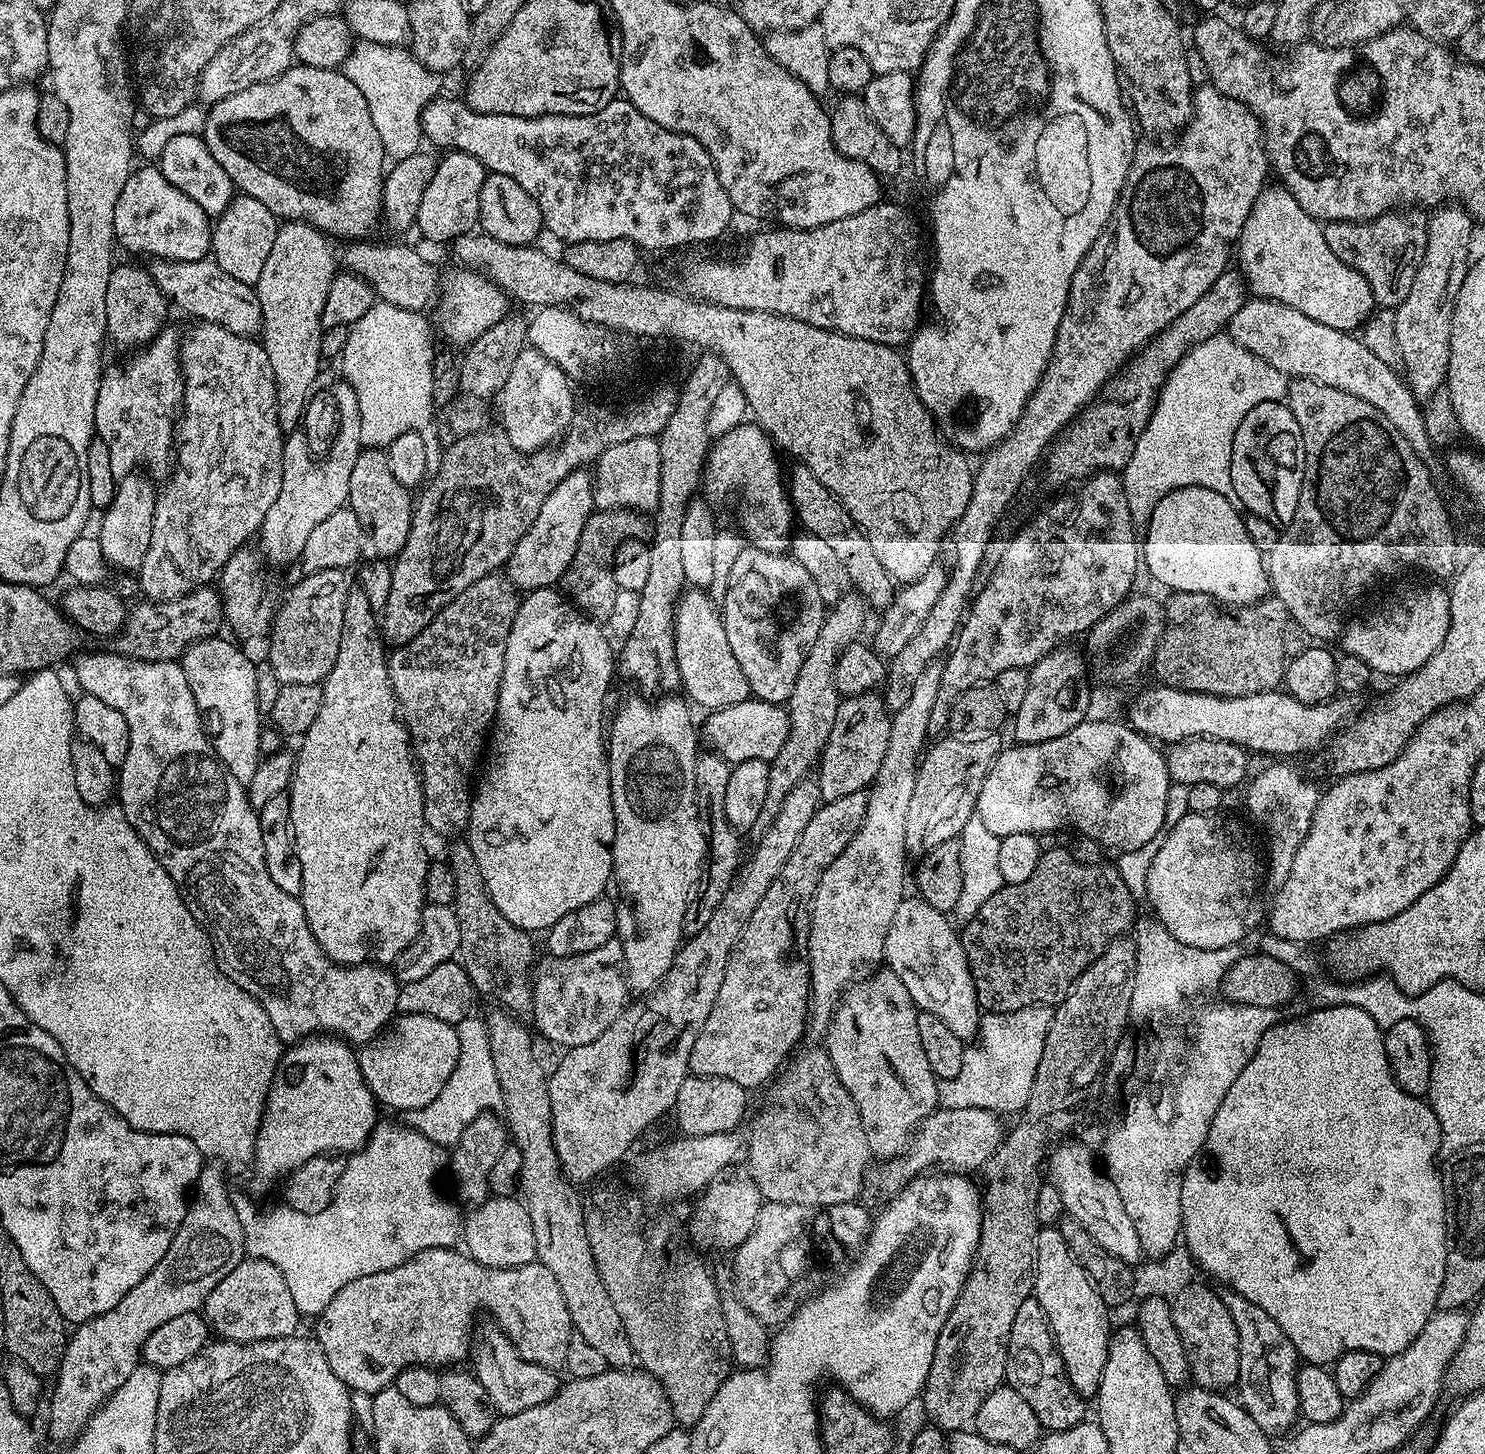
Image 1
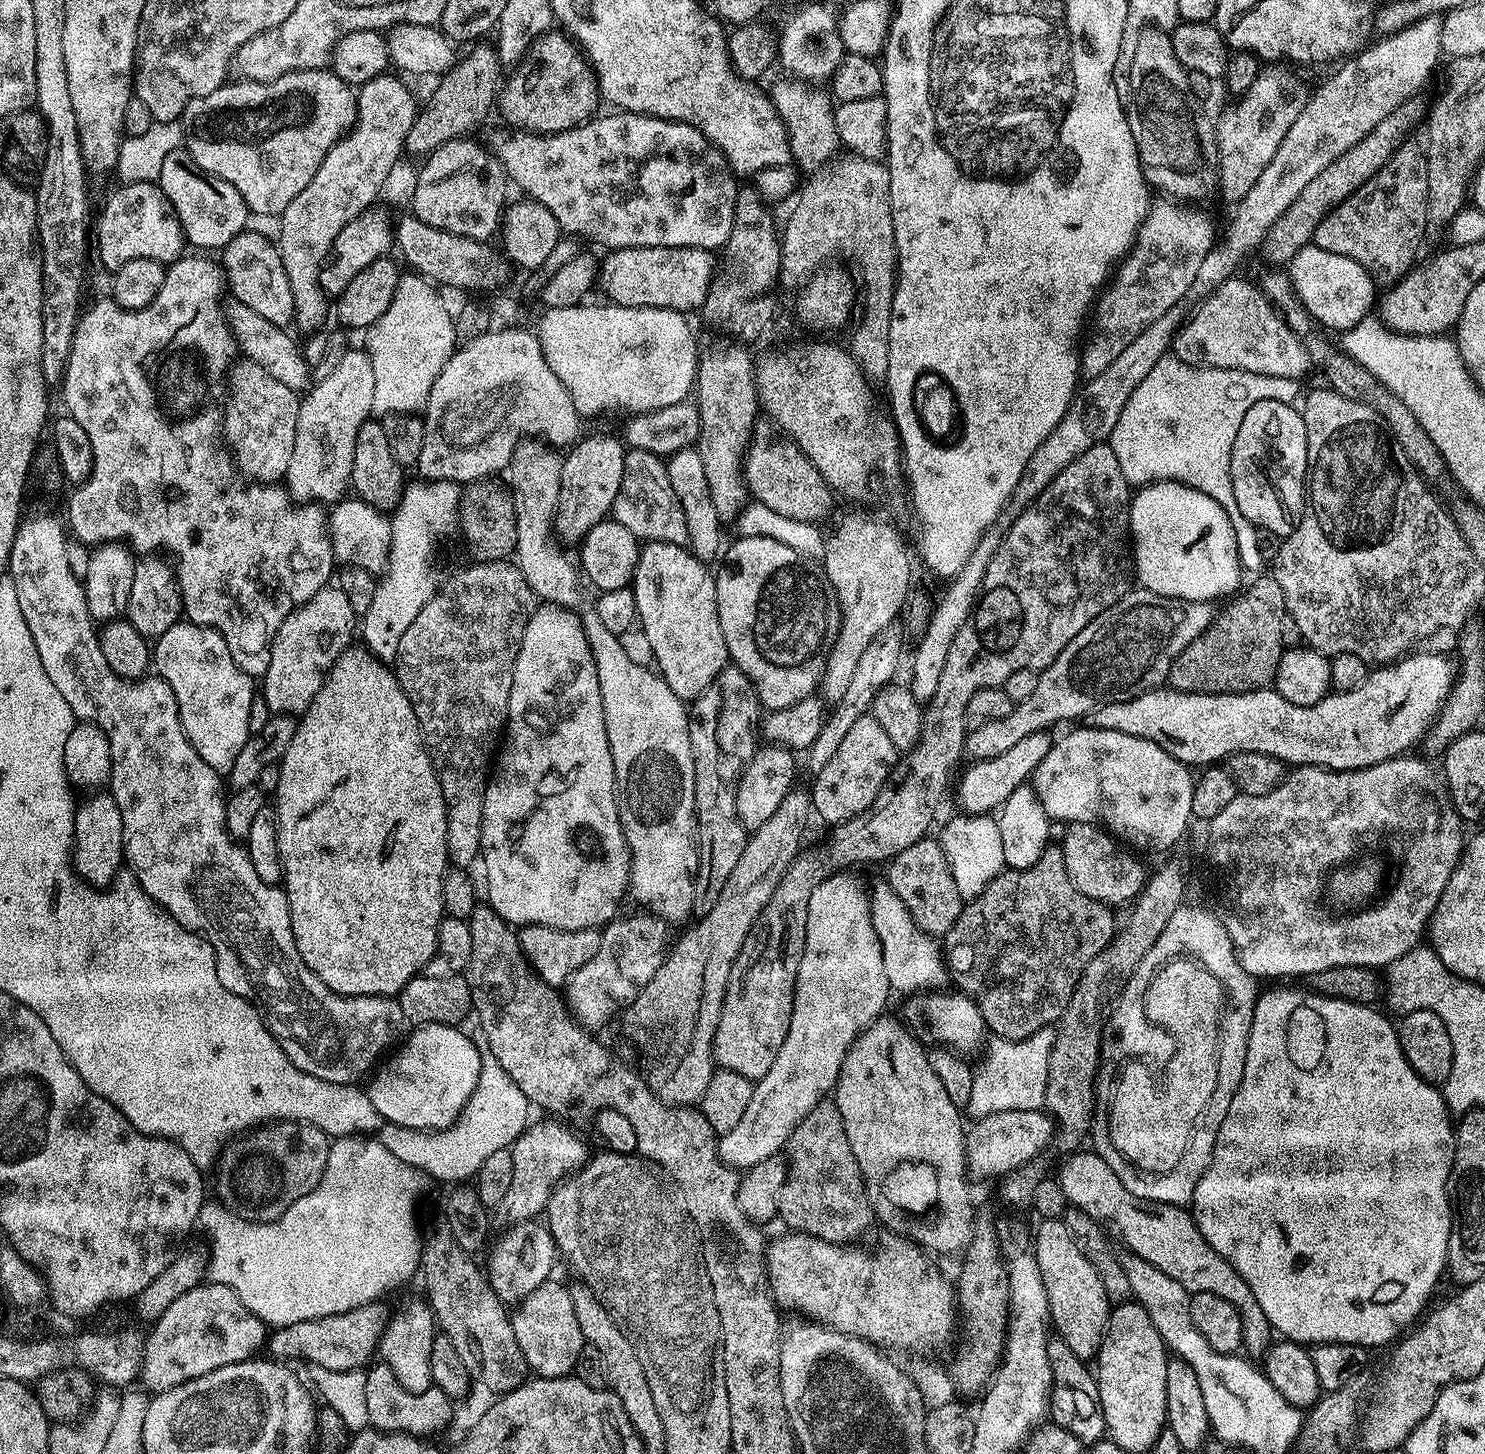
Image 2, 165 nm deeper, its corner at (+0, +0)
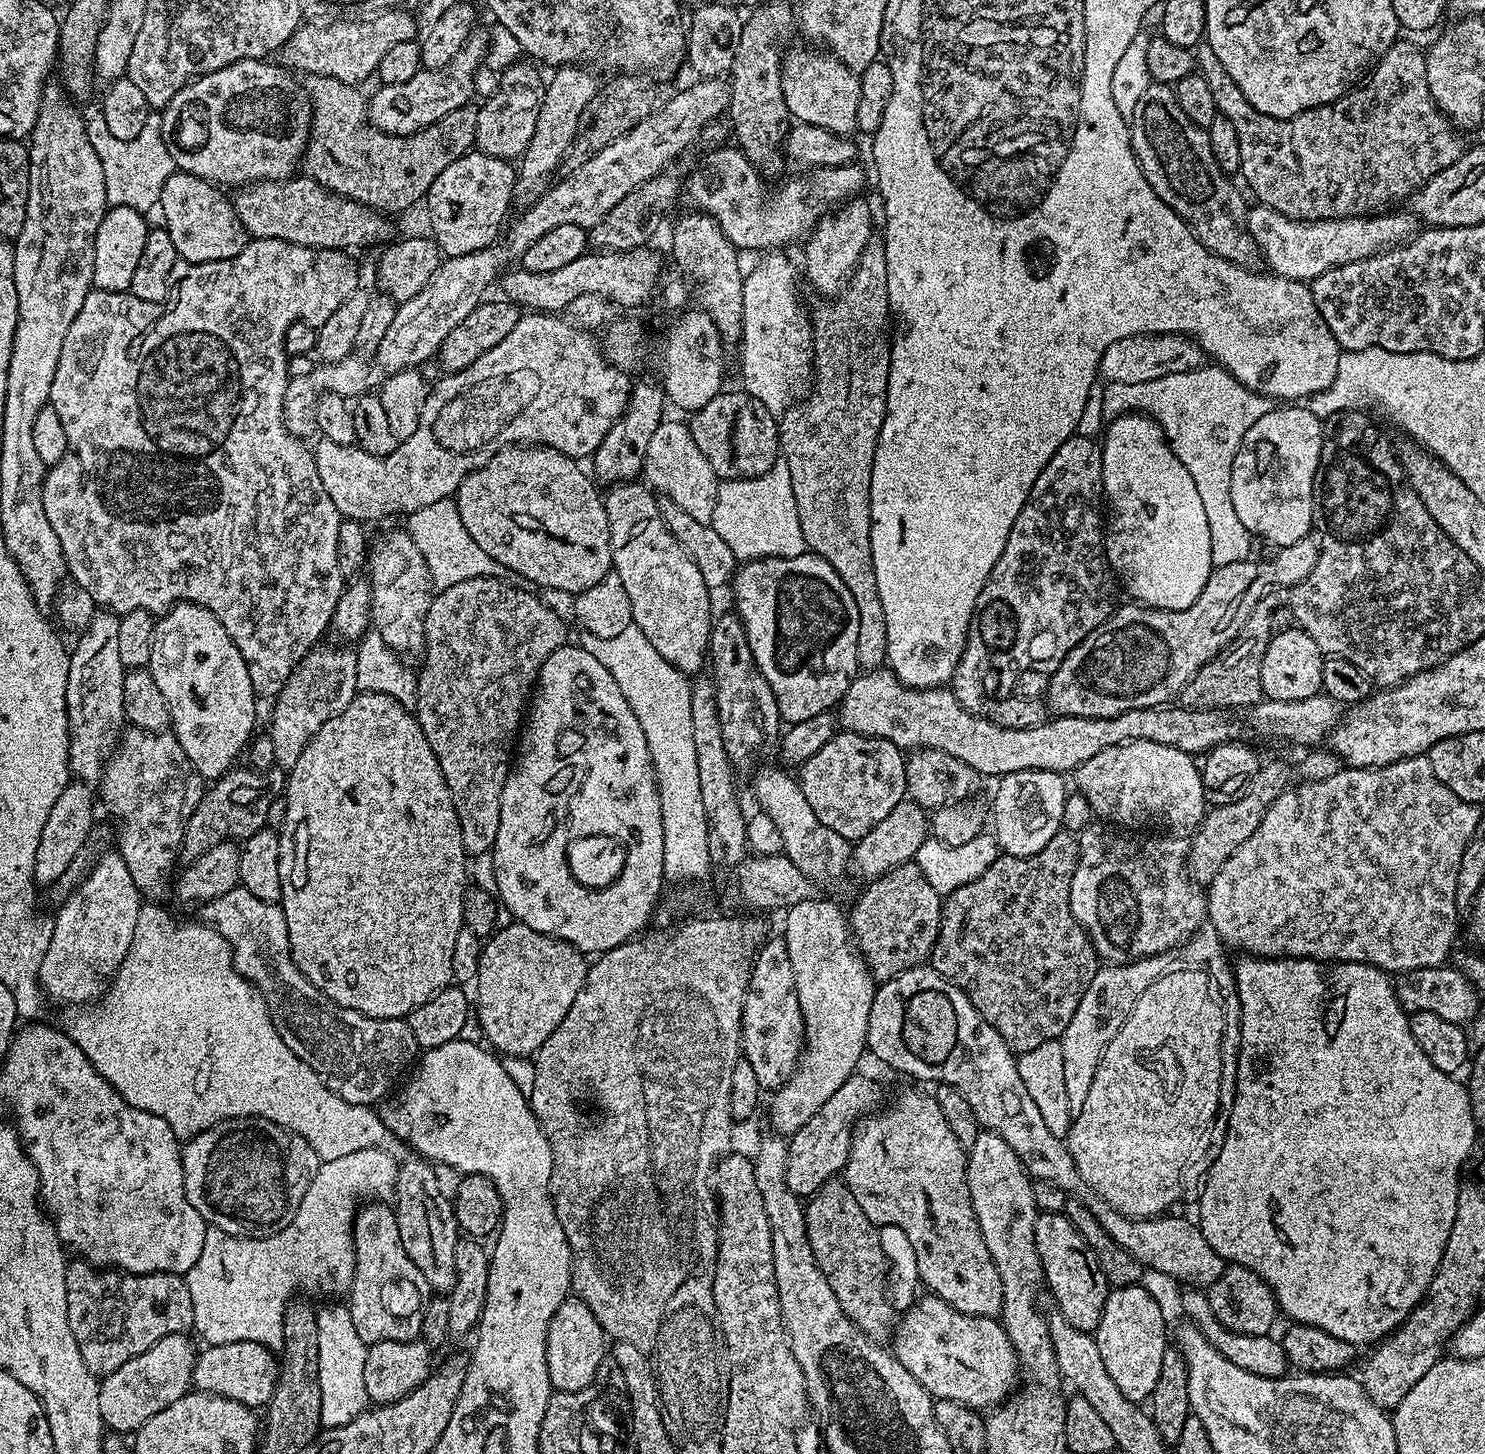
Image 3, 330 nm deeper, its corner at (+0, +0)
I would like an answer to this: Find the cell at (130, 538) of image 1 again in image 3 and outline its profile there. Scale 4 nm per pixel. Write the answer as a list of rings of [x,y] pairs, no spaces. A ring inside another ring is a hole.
[[[107,610],[97,611],[87,628],[79,633],[76,649],[71,649],[68,661],[70,674],[66,678],[66,718],[68,719],[68,766],[71,775],[80,782],[99,781],[104,765],[112,755],[119,734],[125,727],[122,690],[124,664],[118,656],[118,626],[120,617]]]

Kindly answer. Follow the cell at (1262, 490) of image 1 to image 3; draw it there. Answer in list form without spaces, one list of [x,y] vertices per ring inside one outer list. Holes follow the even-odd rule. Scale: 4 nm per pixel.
[[[1276,406],[1270,414],[1262,414],[1262,418],[1258,418],[1258,422],[1254,422],[1254,426],[1250,426],[1250,430],[1246,430],[1246,434],[1240,443],[1238,454],[1234,458],[1234,466],[1232,467],[1232,477],[1230,478],[1230,498],[1234,498],[1234,511],[1238,513],[1238,518],[1242,522],[1242,526],[1246,526],[1246,530],[1260,536],[1264,540],[1273,540],[1276,548],[1285,548],[1290,546],[1296,540],[1313,531],[1312,522],[1312,482],[1314,479],[1314,470],[1320,464],[1320,445],[1322,443],[1322,432],[1320,436],[1320,420],[1312,412],[1303,412],[1300,406]]]

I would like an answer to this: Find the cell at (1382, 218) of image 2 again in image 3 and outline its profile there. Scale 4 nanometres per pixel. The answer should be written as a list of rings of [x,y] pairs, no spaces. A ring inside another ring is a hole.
[[[1408,38],[1397,39],[1390,50],[1386,50],[1386,54],[1374,65],[1363,83],[1345,92],[1334,102],[1311,108],[1290,118],[1292,124],[1284,124],[1284,132],[1280,132],[1280,128],[1272,124],[1272,119],[1268,120],[1268,132],[1256,132],[1256,124],[1260,124],[1260,116],[1256,116],[1258,110],[1248,112],[1250,102],[1246,102],[1238,86],[1224,80],[1225,72],[1220,72],[1222,62],[1216,64],[1218,54],[1214,54],[1212,47],[1207,42],[1196,45],[1196,68],[1210,86],[1214,102],[1220,100],[1217,112],[1222,108],[1224,110],[1220,115],[1228,112],[1226,118],[1236,127],[1238,136],[1256,136],[1256,140],[1248,140],[1248,144],[1256,144],[1256,156],[1252,156],[1252,152],[1244,148],[1244,163],[1240,165],[1239,175],[1244,176],[1248,183],[1247,191],[1252,191],[1259,203],[1295,220],[1338,220],[1372,214],[1398,205],[1396,203],[1399,200],[1407,201],[1416,195],[1423,184],[1430,182],[1434,174],[1458,162],[1458,158],[1466,151],[1466,143],[1460,137],[1463,135],[1440,111],[1430,94],[1430,82],[1426,82],[1425,53],[1419,52],[1410,41],[1404,39]],[[1276,132],[1280,132],[1280,136],[1288,136],[1288,140],[1280,144],[1280,140],[1276,140]]]

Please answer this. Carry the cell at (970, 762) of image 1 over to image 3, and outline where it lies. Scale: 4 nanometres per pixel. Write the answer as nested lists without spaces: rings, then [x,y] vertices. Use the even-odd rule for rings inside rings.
[[[1306,534],[1301,540],[1296,540],[1290,546],[1285,548],[1276,548],[1274,554],[1276,557],[1272,561],[1249,558],[1242,562],[1230,562],[1230,566],[1222,566],[1221,568],[1213,567],[1212,577],[1206,582],[1206,586],[1202,590],[1202,594],[1198,594],[1198,598],[1194,602],[1194,606],[1190,606],[1186,610],[1178,610],[1171,612],[1165,608],[1146,608],[1142,604],[1135,602],[1127,602],[1115,609],[1106,622],[1102,622],[1102,626],[1098,626],[1086,638],[1082,638],[1082,642],[1078,642],[1078,646],[1074,646],[1074,650],[1070,650],[1070,654],[1066,654],[1066,658],[1057,666],[1056,671],[1051,673],[1048,682],[1048,691],[1046,693],[1046,703],[1056,716],[1097,716],[1105,720],[1111,716],[1118,714],[1126,714],[1126,710],[1142,710],[1143,708],[1159,708],[1167,705],[1169,702],[1175,701],[1185,686],[1190,682],[1190,678],[1194,678],[1194,674],[1198,674],[1198,670],[1202,670],[1202,666],[1206,666],[1206,662],[1210,662],[1215,656],[1221,652],[1223,648],[1227,648],[1233,640],[1236,639],[1238,630],[1242,630],[1242,626],[1246,622],[1246,618],[1250,618],[1250,614],[1256,609],[1256,603],[1259,602],[1266,593],[1279,586],[1284,590],[1291,590],[1298,582],[1302,582],[1314,570],[1314,566],[1320,557],[1320,541],[1315,535]]]

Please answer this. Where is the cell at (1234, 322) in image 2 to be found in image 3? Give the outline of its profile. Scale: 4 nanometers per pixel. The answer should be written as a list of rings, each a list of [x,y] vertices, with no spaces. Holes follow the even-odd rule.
[[[1157,332],[1147,336],[1131,336],[1130,338],[1118,338],[1118,342],[1106,346],[1106,350],[1100,359],[1099,375],[1107,383],[1114,382],[1151,382],[1153,378],[1162,378],[1166,374],[1178,374],[1189,372],[1201,367],[1202,353],[1200,345],[1190,336],[1177,336],[1175,332]]]

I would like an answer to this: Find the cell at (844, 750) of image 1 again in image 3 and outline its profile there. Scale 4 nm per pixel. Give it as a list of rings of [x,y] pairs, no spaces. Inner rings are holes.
[[[841,731],[832,737],[814,758],[799,765],[798,779],[802,794],[806,794],[806,802],[810,802],[818,822],[822,826],[830,826],[834,834],[842,834],[850,842],[857,842],[870,833],[878,822],[882,822],[899,803],[906,800],[908,783],[906,782],[905,753],[894,742],[883,740],[877,736],[860,736],[856,732]]]

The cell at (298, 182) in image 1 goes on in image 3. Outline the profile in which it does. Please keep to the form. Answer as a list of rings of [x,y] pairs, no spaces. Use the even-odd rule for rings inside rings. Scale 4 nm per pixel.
[[[267,59],[239,60],[230,66],[222,66],[222,70],[214,70],[205,76],[197,76],[189,84],[182,86],[182,90],[178,90],[178,94],[174,94],[174,98],[170,98],[170,102],[162,110],[160,129],[162,130],[162,138],[166,142],[166,150],[170,150],[172,163],[179,171],[189,172],[217,186],[225,186],[224,184],[243,186],[245,184],[257,184],[260,180],[286,180],[301,167],[304,151],[308,148],[308,136],[312,132],[314,119],[312,106],[309,97],[305,93],[304,96],[300,93],[299,86],[287,76],[289,73],[283,67],[280,67],[281,69],[275,68],[274,65],[268,63],[272,62]]]

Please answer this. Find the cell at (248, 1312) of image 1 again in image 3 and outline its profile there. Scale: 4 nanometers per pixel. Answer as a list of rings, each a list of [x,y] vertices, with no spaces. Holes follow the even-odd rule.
[[[184,1334],[162,1338],[162,1342],[154,1342],[150,1350],[142,1350],[138,1358],[130,1358],[130,1362],[118,1366],[118,1370],[100,1380],[98,1410],[105,1429],[116,1434],[135,1434],[146,1421],[154,1418],[154,1414],[158,1414],[158,1410],[166,1410],[170,1402],[178,1402],[178,1398],[190,1391],[198,1348],[188,1338]]]

